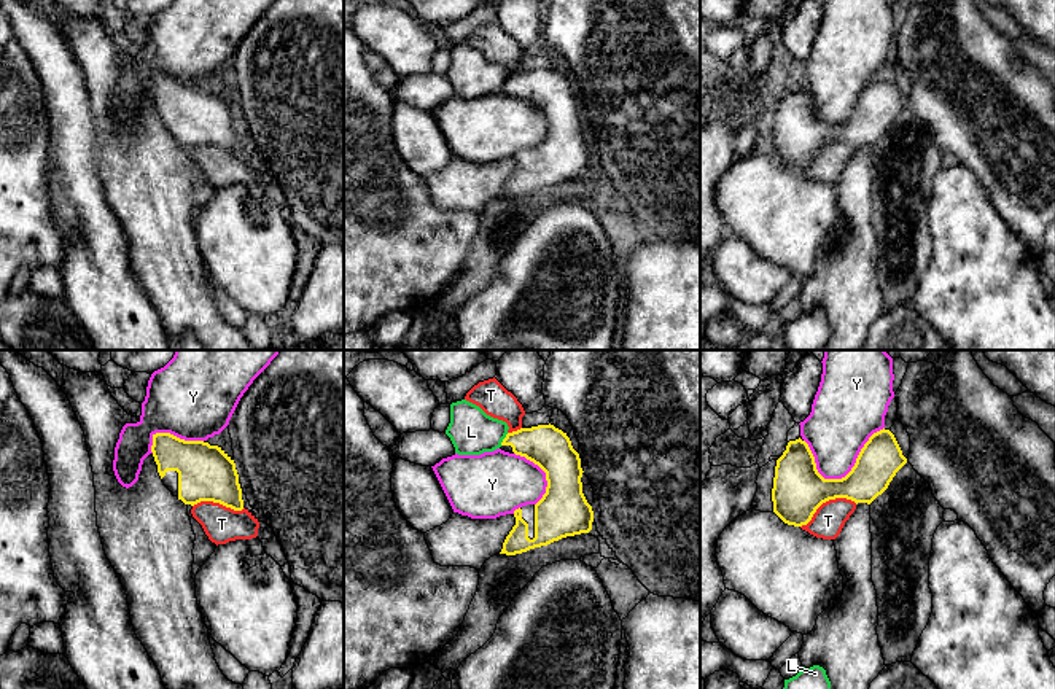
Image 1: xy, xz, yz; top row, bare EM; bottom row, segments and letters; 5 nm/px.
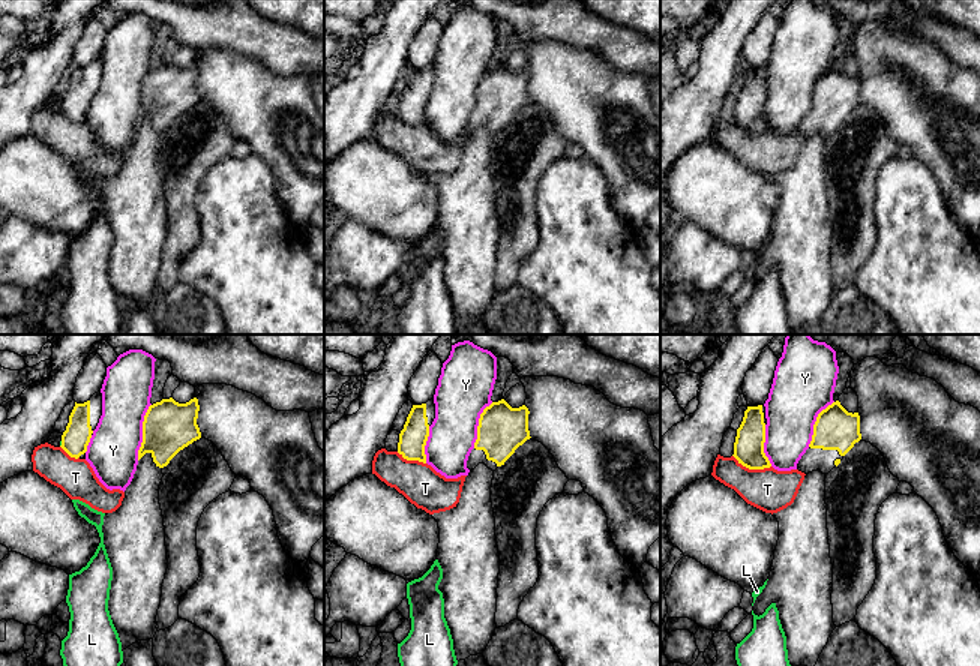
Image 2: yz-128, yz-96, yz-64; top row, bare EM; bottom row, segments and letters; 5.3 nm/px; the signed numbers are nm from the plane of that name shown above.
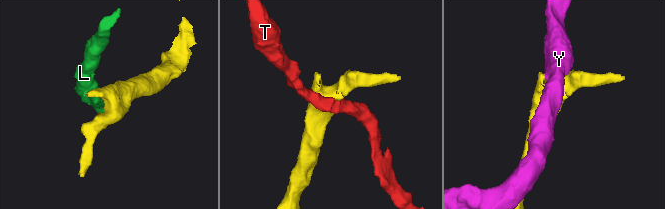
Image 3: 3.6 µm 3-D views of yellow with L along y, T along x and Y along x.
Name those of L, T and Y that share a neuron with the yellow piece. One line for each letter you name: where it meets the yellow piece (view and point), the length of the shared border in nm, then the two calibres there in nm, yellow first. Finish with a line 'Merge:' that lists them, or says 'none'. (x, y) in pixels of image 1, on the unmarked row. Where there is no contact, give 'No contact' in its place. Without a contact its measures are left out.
Merge: none

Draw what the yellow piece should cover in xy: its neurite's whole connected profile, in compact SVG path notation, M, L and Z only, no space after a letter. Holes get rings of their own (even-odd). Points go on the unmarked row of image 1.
M156 76L151 95L164 129L185 148L213 145L243 153L236 107L221 91Z

